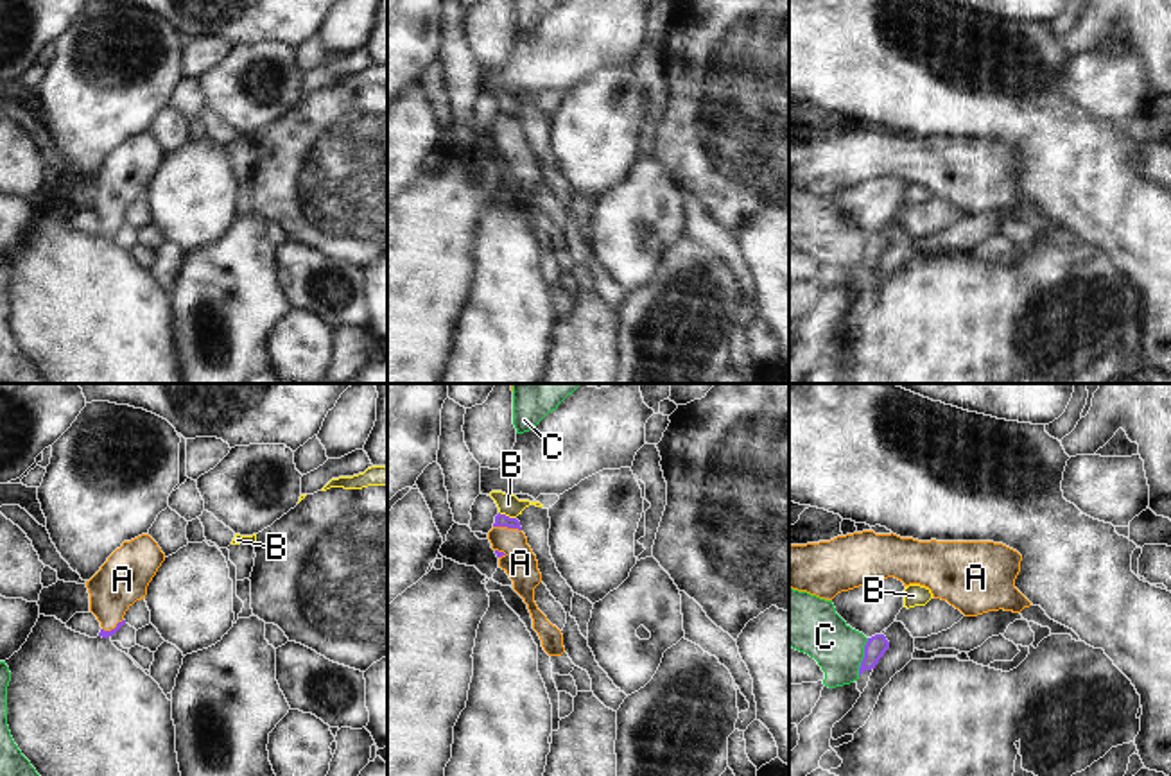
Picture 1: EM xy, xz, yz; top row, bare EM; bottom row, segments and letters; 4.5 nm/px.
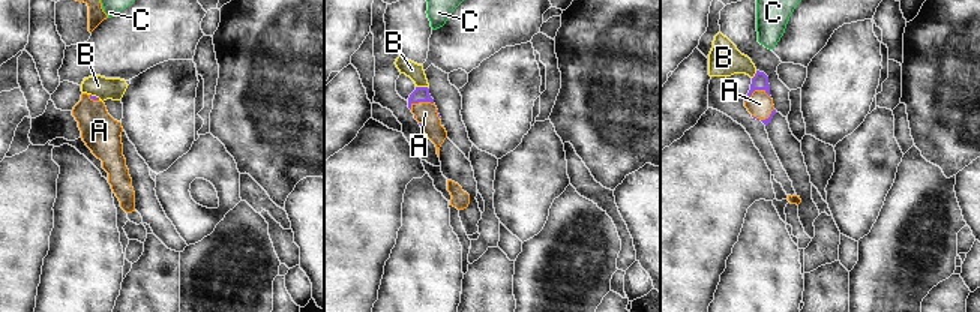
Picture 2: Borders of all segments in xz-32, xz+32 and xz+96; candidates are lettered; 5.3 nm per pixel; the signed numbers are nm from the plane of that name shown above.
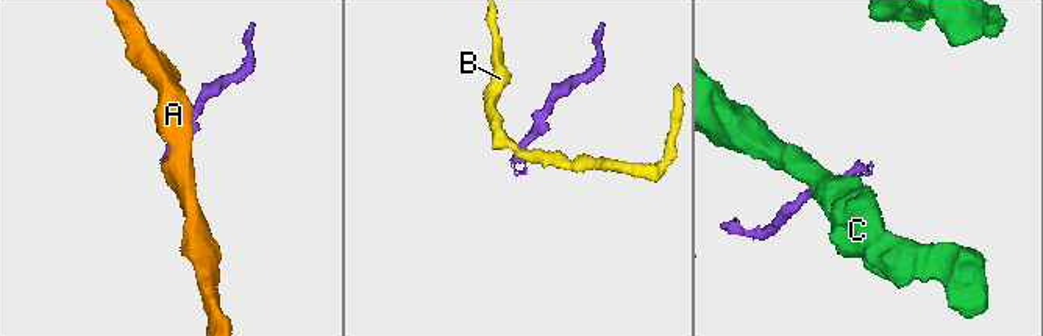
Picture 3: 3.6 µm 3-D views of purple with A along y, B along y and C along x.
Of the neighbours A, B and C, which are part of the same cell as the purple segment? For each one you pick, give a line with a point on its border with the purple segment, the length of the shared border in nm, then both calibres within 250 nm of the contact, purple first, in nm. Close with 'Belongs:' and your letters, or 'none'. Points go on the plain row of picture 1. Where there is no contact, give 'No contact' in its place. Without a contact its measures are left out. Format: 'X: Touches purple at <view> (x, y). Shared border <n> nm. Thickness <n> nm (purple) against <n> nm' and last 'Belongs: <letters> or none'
A: Touches purple at xz (508, 126). Shared border 130 nm. Thickness 60 nm (purple) against 150 nm
Belongs: A

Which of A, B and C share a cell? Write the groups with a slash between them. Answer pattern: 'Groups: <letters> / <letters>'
Groups: A / B / C

